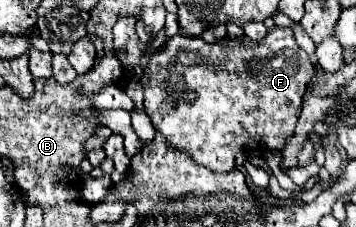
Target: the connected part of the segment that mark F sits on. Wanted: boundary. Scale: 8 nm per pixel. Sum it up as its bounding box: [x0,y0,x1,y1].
[141,27,315,171]

